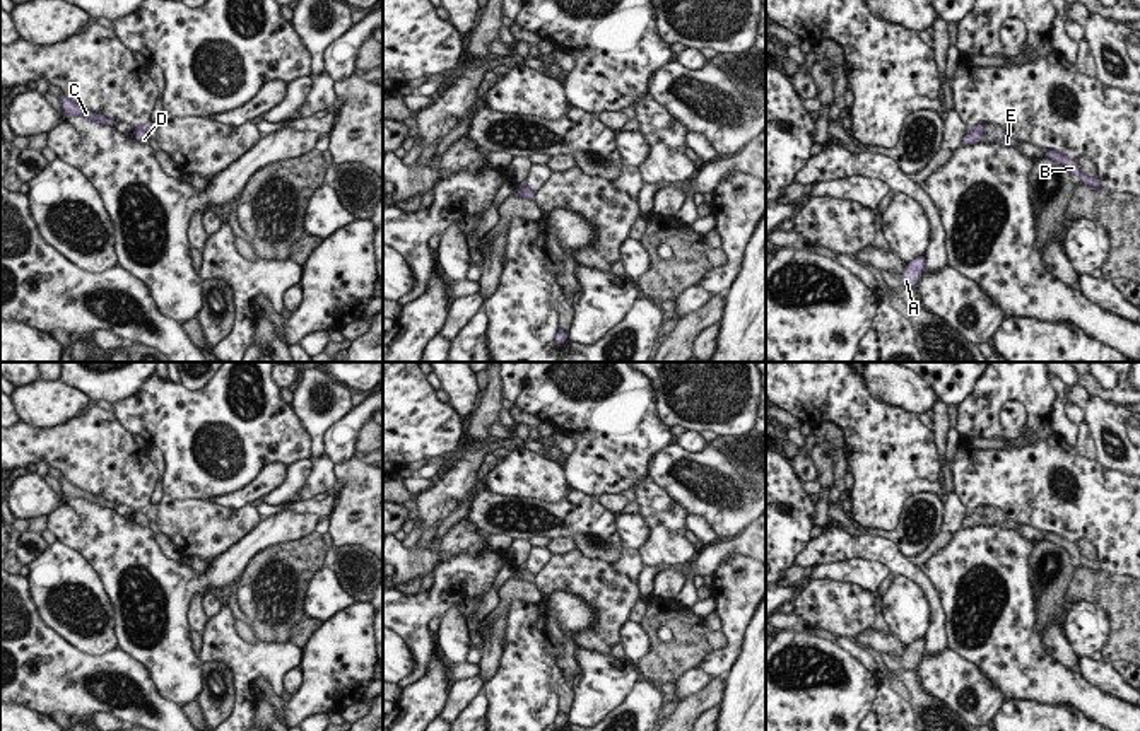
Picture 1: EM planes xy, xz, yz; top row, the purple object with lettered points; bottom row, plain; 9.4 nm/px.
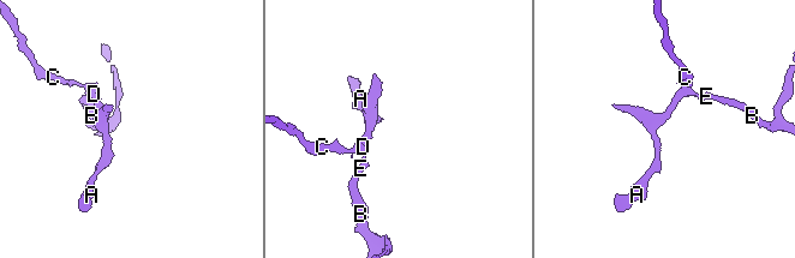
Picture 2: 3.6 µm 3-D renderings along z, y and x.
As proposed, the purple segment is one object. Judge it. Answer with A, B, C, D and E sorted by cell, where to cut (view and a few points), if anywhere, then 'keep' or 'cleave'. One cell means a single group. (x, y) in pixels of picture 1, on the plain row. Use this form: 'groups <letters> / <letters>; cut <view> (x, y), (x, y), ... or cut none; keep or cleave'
groups A D / B C E; cut xy (134, 511), (144, 514); cleave

